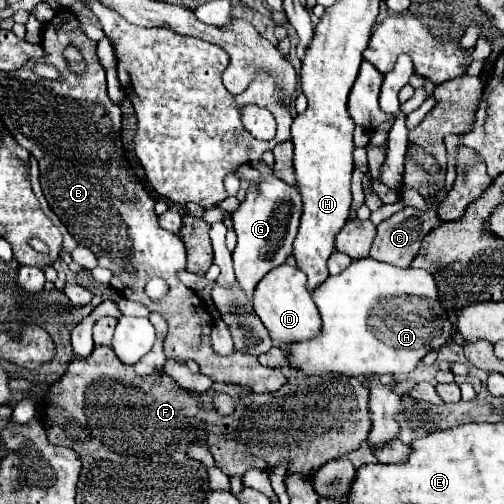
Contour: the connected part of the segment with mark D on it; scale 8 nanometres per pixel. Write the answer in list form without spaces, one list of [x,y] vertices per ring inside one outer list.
[[[282,264],[270,270],[270,274],[266,274],[258,282],[258,286],[254,288],[254,310],[270,332],[274,344],[302,342],[320,332],[320,314],[310,290],[306,288],[306,274],[296,266]]]

